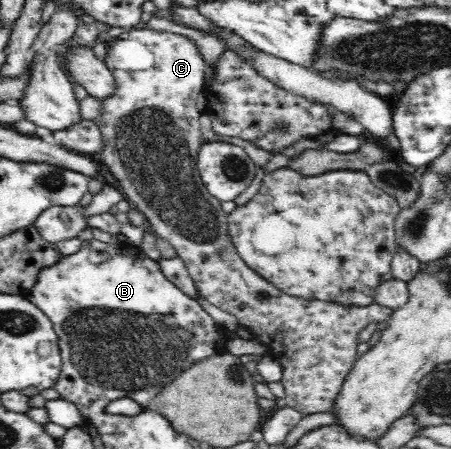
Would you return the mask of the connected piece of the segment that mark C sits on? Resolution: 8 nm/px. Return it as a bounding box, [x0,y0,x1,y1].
[93,25,392,414]

